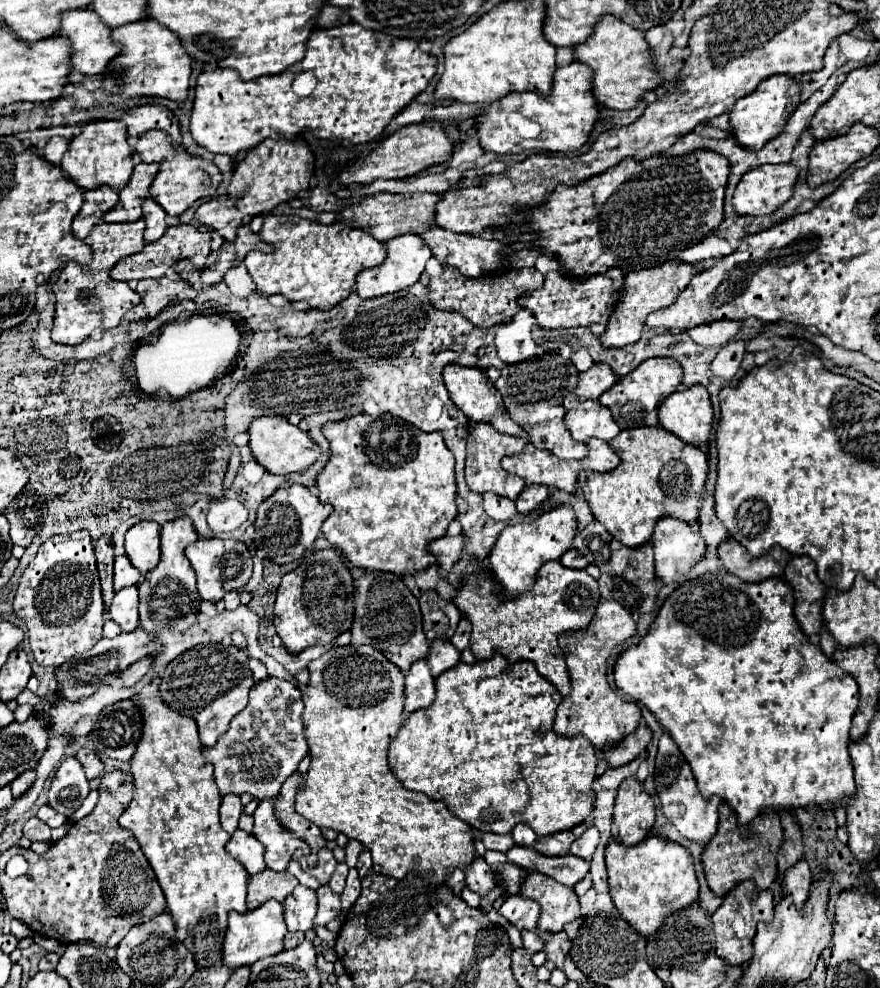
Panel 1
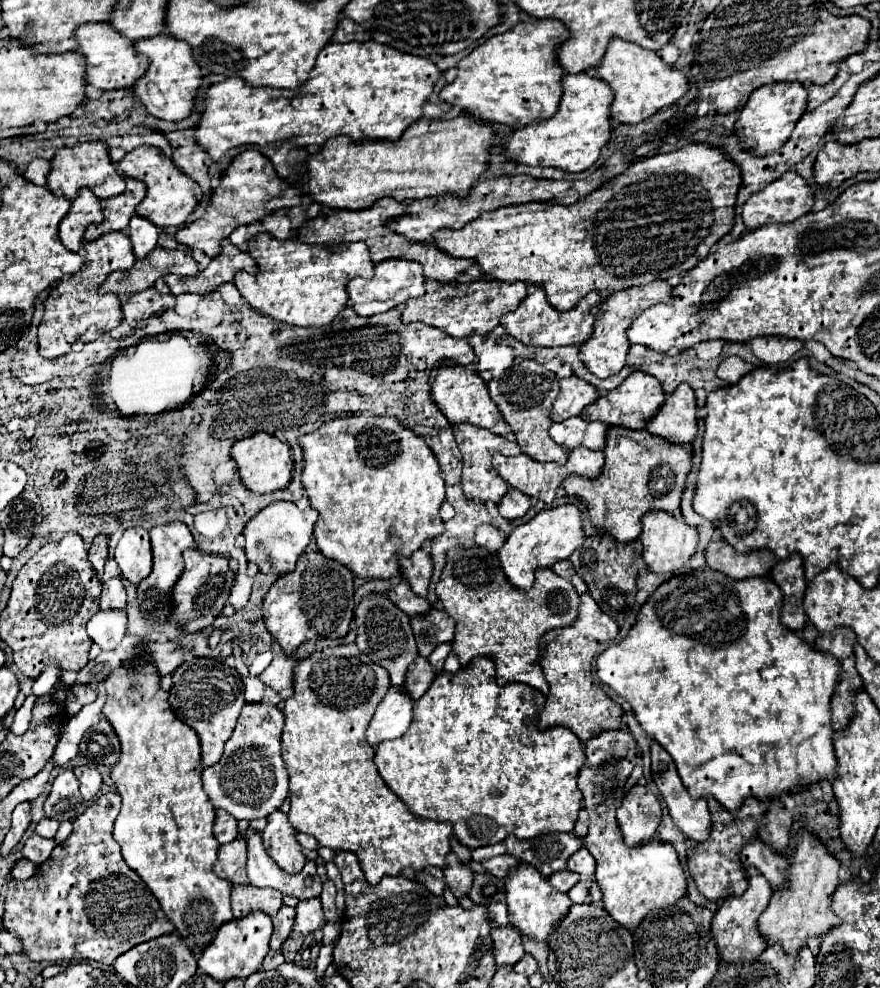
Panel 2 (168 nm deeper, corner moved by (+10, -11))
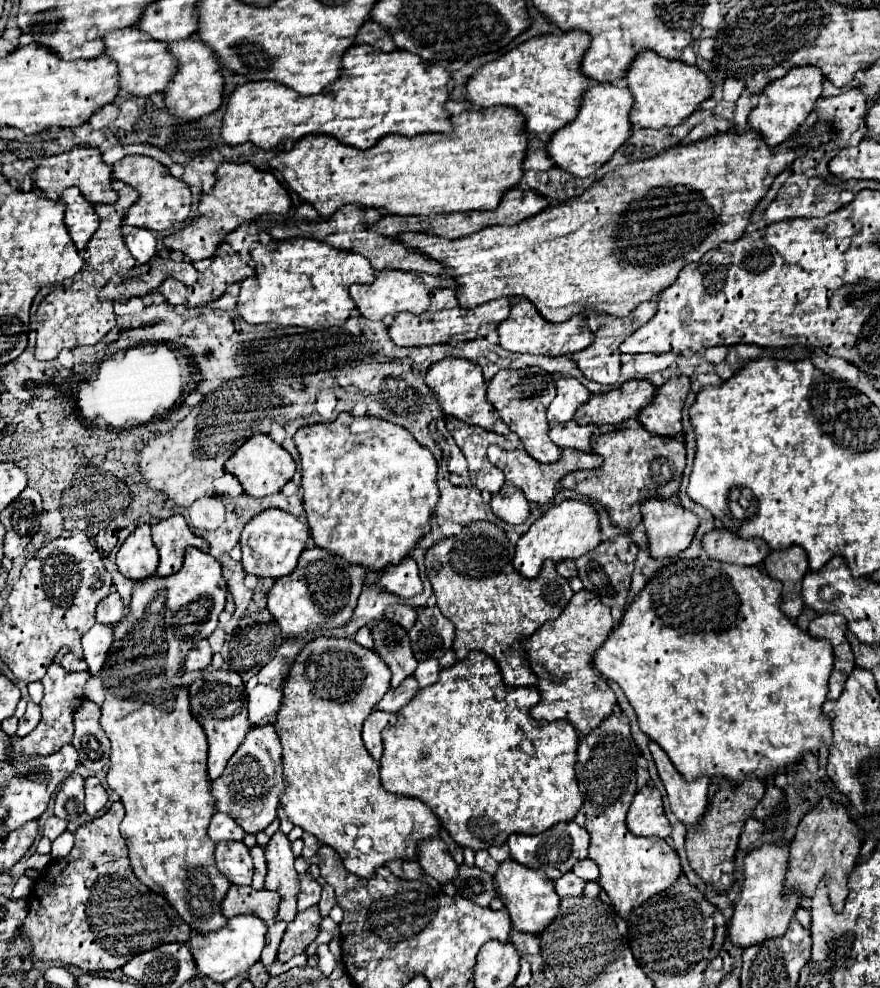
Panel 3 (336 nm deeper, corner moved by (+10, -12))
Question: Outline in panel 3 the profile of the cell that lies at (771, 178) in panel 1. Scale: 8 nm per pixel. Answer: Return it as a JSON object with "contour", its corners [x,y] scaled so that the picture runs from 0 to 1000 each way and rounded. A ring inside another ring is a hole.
{"contour":[[[900,176],[886,190],[884,200],[868,215],[870,225],[889,225],[895,221],[934,221],[955,213],[957,190],[930,178]]]}

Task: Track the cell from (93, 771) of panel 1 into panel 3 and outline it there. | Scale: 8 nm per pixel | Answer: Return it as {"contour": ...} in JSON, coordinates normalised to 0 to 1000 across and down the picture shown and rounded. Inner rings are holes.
{"contour":[[[109,785],[98,787],[98,822],[102,826],[109,826],[111,822],[118,820],[120,812],[123,812],[123,804],[114,794],[114,789]]]}

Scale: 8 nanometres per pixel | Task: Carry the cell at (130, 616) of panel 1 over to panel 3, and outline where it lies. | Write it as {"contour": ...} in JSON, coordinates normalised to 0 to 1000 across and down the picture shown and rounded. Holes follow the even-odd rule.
{"contour":[[[107,632],[93,644],[95,670],[100,672],[100,680],[102,682],[111,682],[114,680],[114,674],[118,672],[118,664],[123,662],[125,654],[127,654],[127,634]]]}

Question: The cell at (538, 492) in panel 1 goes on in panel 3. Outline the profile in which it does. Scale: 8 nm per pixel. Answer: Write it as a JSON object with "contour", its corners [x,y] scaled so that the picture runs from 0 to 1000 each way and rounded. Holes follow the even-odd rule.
{"contour":[[[573,490],[568,494],[568,498],[564,498],[559,502],[557,514],[561,516],[561,520],[566,524],[570,524],[577,530],[595,530],[600,520],[602,520],[600,506],[582,490]]]}

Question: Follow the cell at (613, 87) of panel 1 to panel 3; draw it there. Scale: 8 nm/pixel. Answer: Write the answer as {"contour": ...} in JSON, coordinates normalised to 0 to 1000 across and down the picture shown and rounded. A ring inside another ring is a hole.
{"contour":[[[741,51],[723,57],[711,75],[711,81],[716,93],[720,95],[720,109],[716,115],[720,130],[748,132],[757,128],[770,128],[784,115],[789,115],[793,107],[811,93],[811,85],[793,67],[782,67],[773,61],[757,61],[752,57],[745,57]]]}

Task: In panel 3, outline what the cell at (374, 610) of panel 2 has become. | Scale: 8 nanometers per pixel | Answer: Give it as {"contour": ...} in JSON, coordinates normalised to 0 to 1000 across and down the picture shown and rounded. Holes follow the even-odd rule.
{"contour":[[[432,628],[425,636],[423,636],[423,644],[425,644],[425,660],[432,662],[436,666],[436,670],[443,674],[445,678],[445,690],[443,694],[450,696],[457,692],[459,686],[468,684],[475,670],[466,658],[466,646],[464,640],[455,634],[450,634],[448,630],[441,628]]]}

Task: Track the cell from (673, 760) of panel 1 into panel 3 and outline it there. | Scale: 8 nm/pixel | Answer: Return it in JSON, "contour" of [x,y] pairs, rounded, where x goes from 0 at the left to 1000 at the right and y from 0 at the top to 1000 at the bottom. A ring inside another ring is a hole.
{"contour":[[[739,751],[739,761],[745,771],[748,783],[757,796],[764,822],[770,826],[770,830],[775,834],[789,836],[791,832],[795,832],[798,822],[805,814],[802,806],[805,806],[805,791],[807,789],[802,785],[795,785],[786,791],[780,791],[775,787],[775,783],[761,771],[757,761],[745,751]]]}

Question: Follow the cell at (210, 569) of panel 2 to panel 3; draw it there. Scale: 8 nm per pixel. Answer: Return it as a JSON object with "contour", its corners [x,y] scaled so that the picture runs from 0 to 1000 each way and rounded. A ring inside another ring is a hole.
{"contour":[[[214,555],[211,557],[211,563],[209,563],[209,573],[200,581],[193,581],[189,585],[168,583],[161,589],[155,589],[155,593],[150,597],[148,619],[141,623],[141,628],[136,628],[130,634],[130,650],[127,650],[127,654],[123,658],[123,664],[118,668],[118,674],[116,674],[114,682],[111,682],[116,686],[116,692],[118,692],[118,698],[120,698],[120,709],[116,713],[114,735],[116,735],[116,739],[120,741],[120,745],[125,747],[125,753],[127,753],[127,759],[125,759],[125,781],[120,785],[120,791],[123,791],[125,800],[130,800],[136,806],[136,810],[139,810],[139,814],[143,818],[143,826],[141,826],[141,830],[136,834],[136,844],[143,850],[152,885],[164,895],[168,895],[170,901],[184,905],[200,919],[200,923],[205,925],[205,929],[209,933],[214,933],[214,937],[218,937],[220,943],[227,943],[227,945],[241,943],[241,941],[250,941],[259,933],[250,925],[250,913],[252,913],[252,909],[255,909],[261,893],[259,893],[259,889],[255,889],[255,885],[248,883],[245,872],[243,872],[243,856],[245,854],[234,844],[236,834],[239,834],[239,828],[245,822],[245,812],[243,812],[241,804],[239,804],[239,791],[236,791],[236,785],[234,785],[236,751],[234,751],[232,737],[225,733],[225,729],[220,729],[220,725],[216,721],[216,706],[214,706],[216,696],[214,694],[205,694],[205,682],[207,682],[205,678],[209,676],[211,662],[220,656],[220,652],[225,648],[230,648],[230,646],[236,646],[243,640],[243,636],[248,634],[248,621],[255,617],[255,605],[257,605],[257,589],[252,585],[252,573],[250,573],[250,569],[243,567],[239,561],[232,561],[225,555]]]}

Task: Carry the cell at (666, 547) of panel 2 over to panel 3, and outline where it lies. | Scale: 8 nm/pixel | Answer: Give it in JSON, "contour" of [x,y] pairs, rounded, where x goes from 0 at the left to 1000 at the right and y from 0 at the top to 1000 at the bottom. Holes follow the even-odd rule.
{"contour":[[[739,504],[727,510],[730,528],[743,565],[768,565],[777,559],[795,530],[795,524],[766,506]]]}

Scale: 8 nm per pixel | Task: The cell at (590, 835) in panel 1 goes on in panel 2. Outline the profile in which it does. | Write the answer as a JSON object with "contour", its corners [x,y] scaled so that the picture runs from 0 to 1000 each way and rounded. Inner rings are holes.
{"contour":[[[659,857],[648,869],[645,869],[645,880],[657,884],[657,886],[673,886],[675,884],[675,867],[670,865],[670,861],[666,857]]]}

